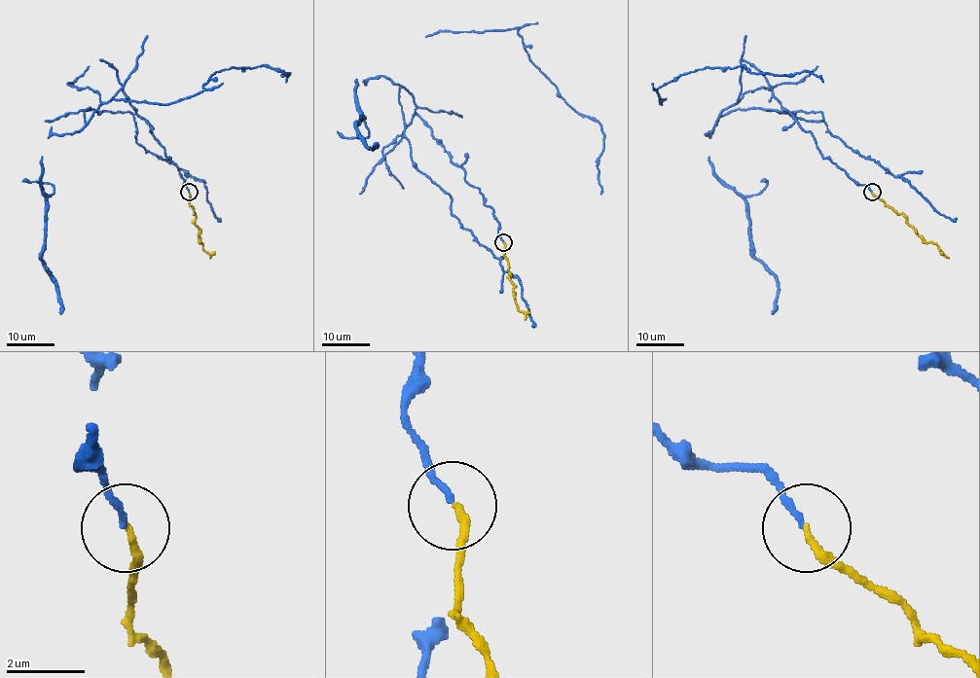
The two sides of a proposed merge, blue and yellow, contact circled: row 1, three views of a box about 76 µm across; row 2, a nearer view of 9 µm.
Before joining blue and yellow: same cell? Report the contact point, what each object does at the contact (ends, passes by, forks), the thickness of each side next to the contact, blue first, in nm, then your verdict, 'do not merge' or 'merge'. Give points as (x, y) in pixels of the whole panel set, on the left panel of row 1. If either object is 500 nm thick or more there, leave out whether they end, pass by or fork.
at (189, 192); blue ends there; yellow ends there; 150 nm thick on the blue side, 170 nm on the other; merge

